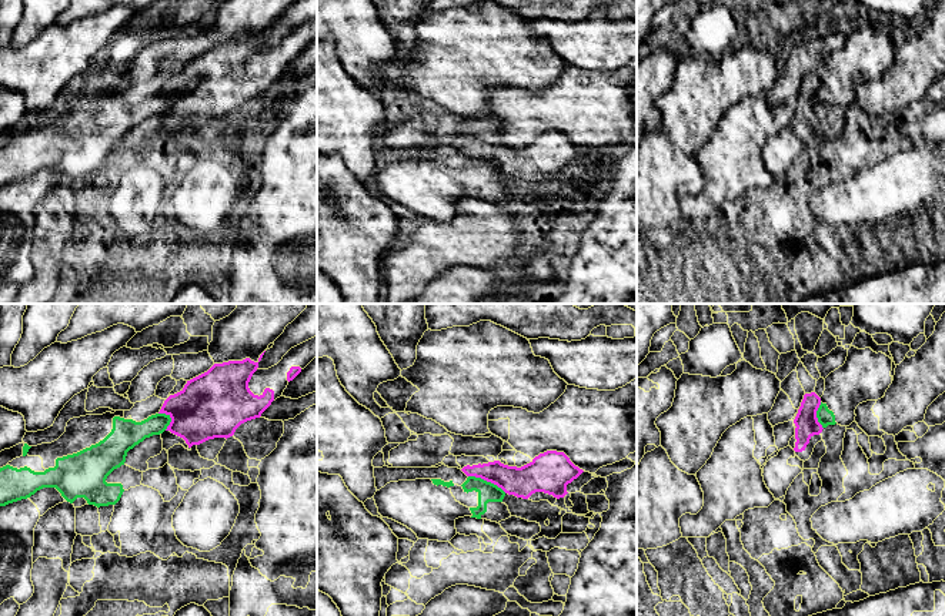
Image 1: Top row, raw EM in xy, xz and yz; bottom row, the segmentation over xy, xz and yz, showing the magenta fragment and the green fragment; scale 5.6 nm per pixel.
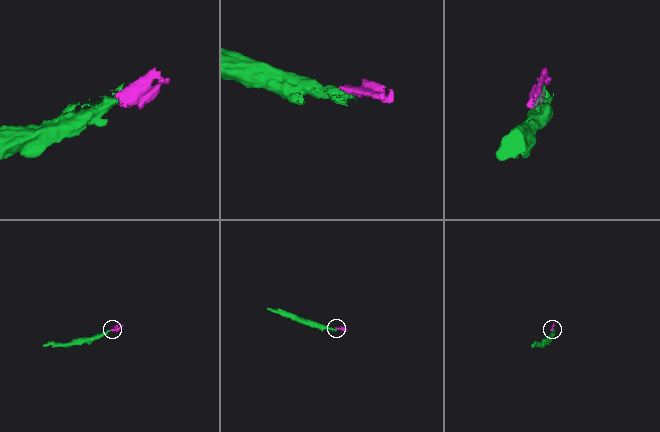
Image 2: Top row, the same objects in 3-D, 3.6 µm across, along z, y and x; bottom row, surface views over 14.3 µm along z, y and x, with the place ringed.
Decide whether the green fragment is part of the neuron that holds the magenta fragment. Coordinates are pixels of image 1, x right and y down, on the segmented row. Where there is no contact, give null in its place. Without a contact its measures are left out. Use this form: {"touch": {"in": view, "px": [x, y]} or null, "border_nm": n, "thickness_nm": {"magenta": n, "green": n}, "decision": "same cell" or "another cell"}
{"touch": {"in": "xz", "px": [487, 481]}, "border_nm": 240, "thickness_nm": {"magenta": 170, "green": 110}, "decision": "another cell"}

